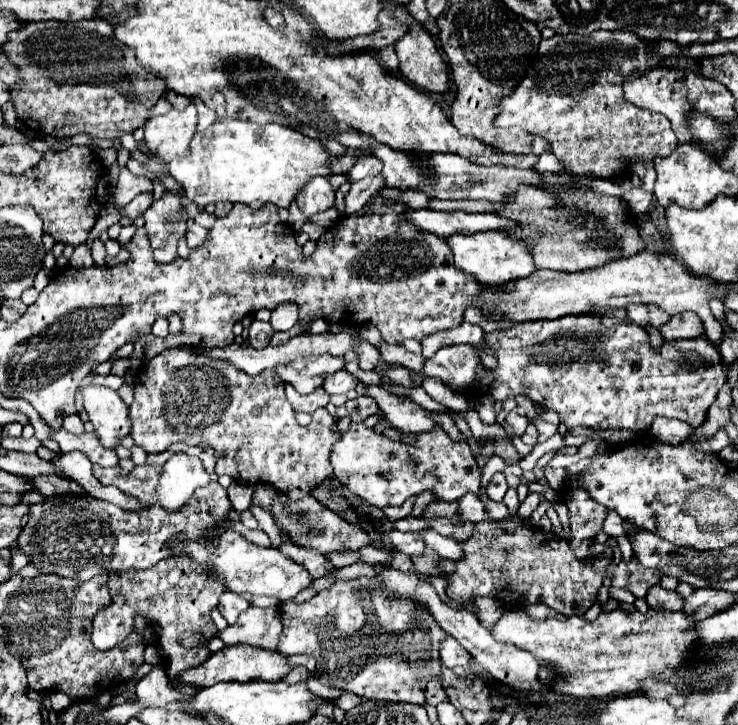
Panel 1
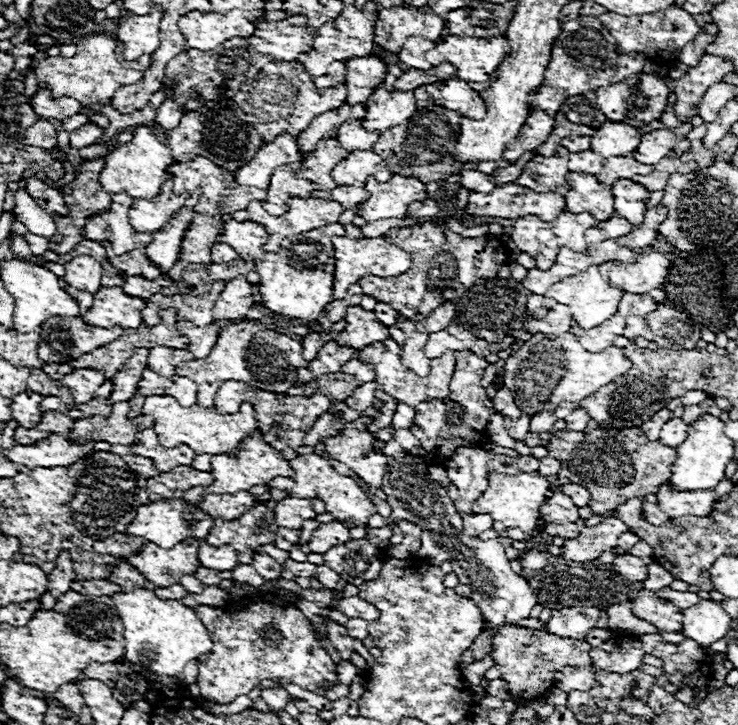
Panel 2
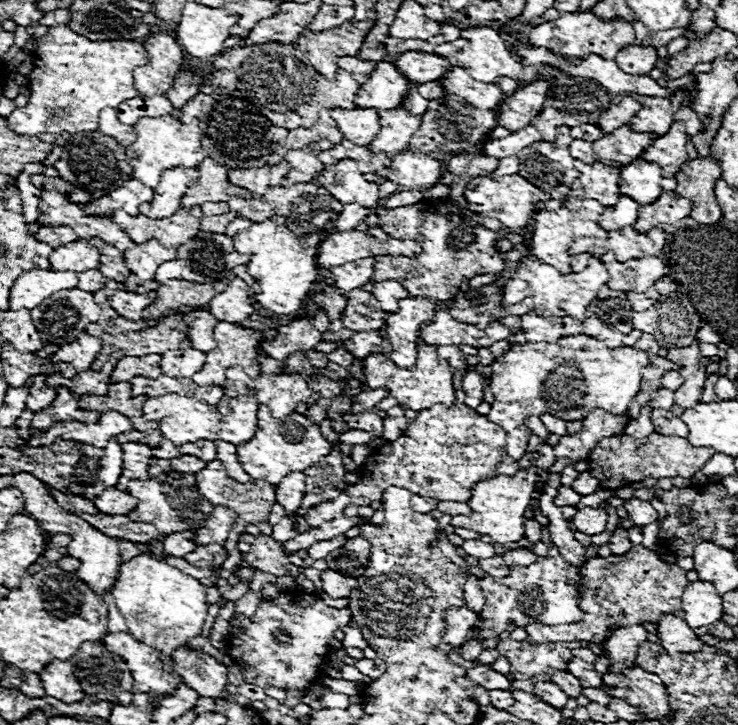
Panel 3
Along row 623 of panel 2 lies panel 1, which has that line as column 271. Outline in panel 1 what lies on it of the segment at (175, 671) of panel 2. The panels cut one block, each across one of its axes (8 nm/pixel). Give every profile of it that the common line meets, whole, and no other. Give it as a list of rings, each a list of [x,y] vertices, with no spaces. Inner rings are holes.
[[[218,118],[210,128],[204,132],[196,132],[190,142],[190,154],[182,160],[172,160],[168,164],[170,176],[178,184],[182,184],[188,200],[204,208],[206,204],[216,202],[242,202],[248,206],[262,206],[264,202],[272,202],[276,206],[288,208],[290,202],[296,198],[296,192],[308,182],[312,176],[330,176],[332,172],[326,168],[330,152],[326,152],[318,140],[304,136],[298,130],[292,130],[282,124],[256,124],[244,122],[234,118]]]

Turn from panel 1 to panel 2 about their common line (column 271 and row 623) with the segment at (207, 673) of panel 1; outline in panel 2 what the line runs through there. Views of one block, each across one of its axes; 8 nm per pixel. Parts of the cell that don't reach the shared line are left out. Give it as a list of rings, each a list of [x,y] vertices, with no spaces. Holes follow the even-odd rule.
[[[640,590],[632,600],[632,614],[650,622],[658,632],[680,632],[682,630],[682,612],[672,602],[654,596],[650,590]]]

